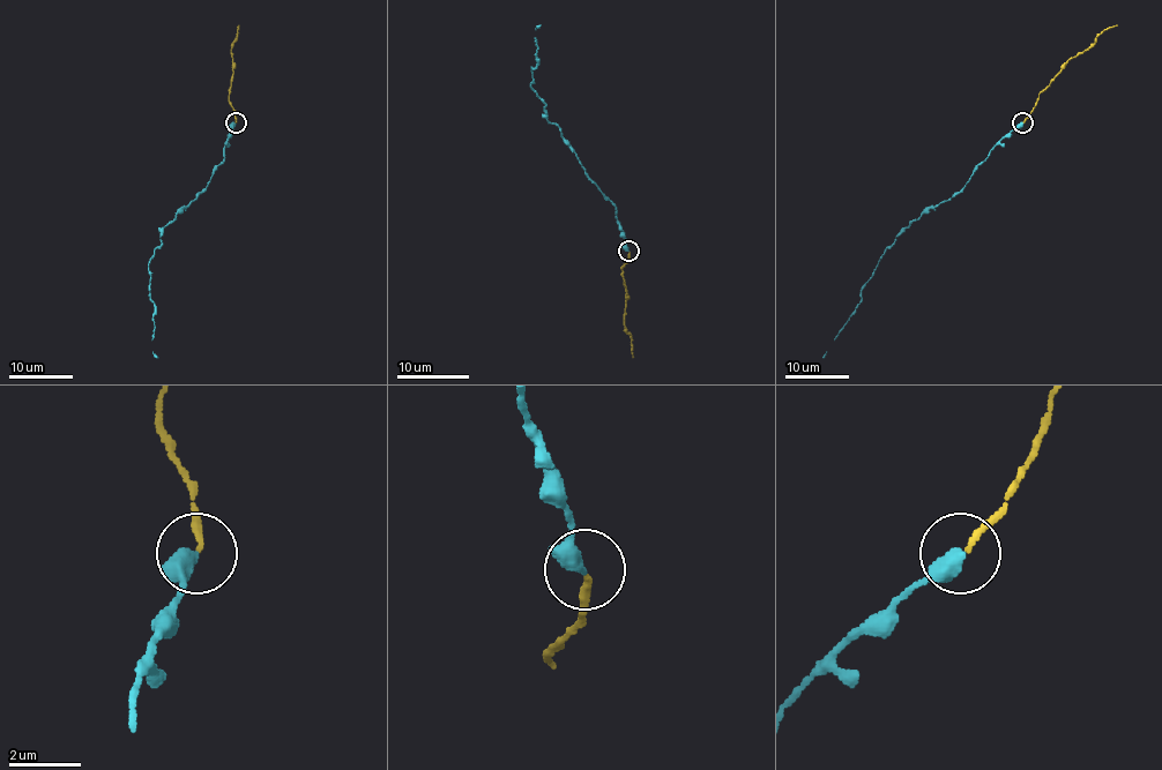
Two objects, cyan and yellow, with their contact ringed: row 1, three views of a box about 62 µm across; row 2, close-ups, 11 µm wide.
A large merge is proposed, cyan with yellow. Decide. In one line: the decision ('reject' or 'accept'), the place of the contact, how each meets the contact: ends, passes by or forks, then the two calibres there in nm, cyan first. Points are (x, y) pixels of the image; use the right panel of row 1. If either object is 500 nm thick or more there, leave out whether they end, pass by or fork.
accept; at (1022, 122); cyan passes by; yellow ends there; 320 nm thick on the cyan side, 170 nm on the other

